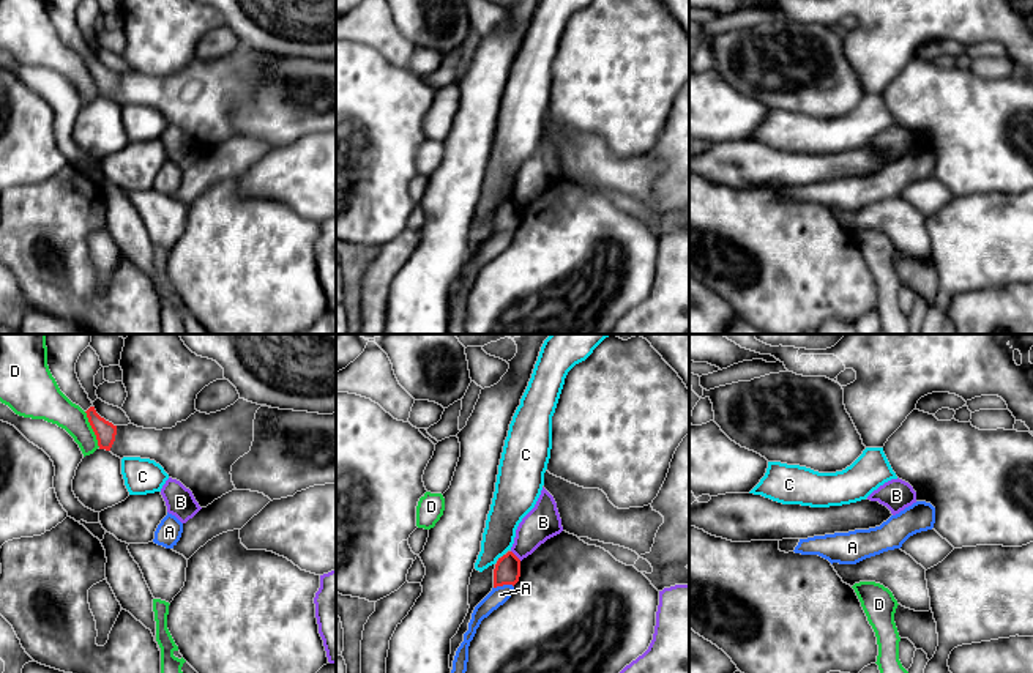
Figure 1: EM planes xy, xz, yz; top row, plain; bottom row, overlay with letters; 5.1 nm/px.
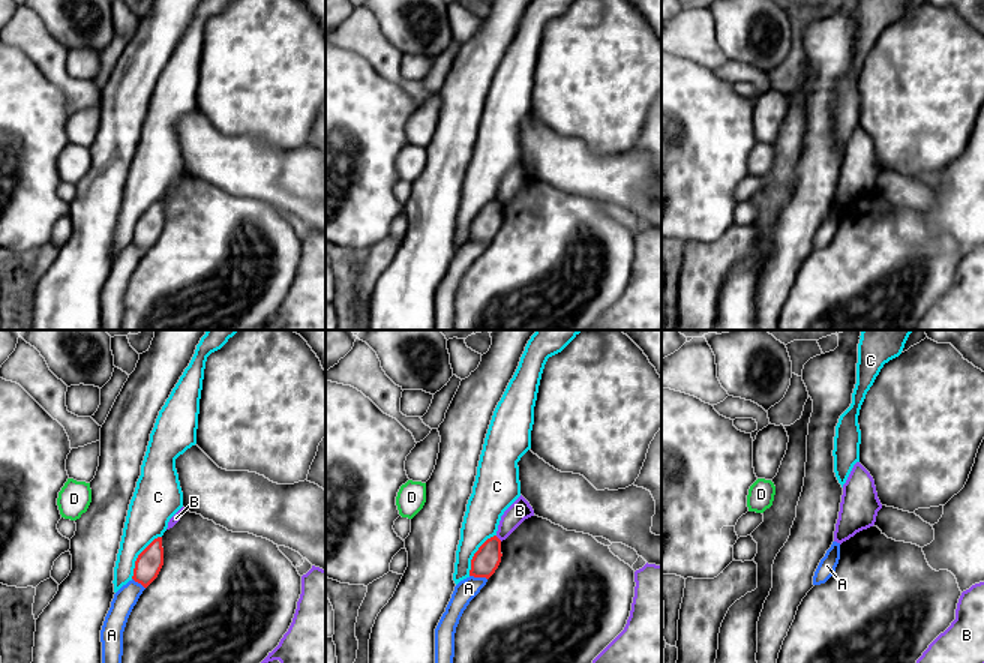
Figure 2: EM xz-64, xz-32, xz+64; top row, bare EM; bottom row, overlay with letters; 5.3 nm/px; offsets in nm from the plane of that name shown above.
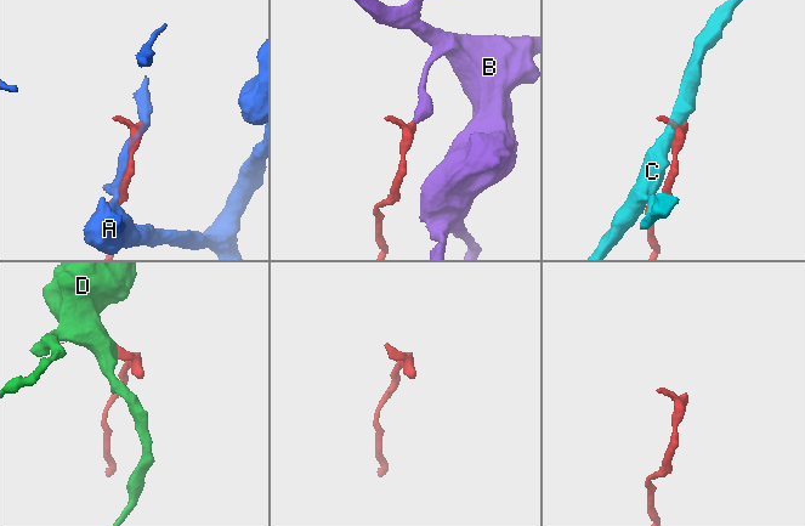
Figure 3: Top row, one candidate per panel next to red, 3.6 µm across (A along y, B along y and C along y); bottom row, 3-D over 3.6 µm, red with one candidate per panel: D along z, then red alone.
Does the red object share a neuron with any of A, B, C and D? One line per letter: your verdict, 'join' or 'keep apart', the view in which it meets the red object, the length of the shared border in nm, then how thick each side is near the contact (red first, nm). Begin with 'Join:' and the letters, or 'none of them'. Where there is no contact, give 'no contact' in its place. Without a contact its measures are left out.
Join: none of them
A: keep apart; meets red in xz; contact 110 nm long; 130 nm thick on the red side, 90 nm on the other
B: keep apart; meets red in xz; contact 80 nm long; 130 nm thick on the red side, 180 nm on the other
C: keep apart; no contact
D: keep apart; meets red in xy; contact 200 nm long; 110 nm thick on the red side, 170 nm on the other

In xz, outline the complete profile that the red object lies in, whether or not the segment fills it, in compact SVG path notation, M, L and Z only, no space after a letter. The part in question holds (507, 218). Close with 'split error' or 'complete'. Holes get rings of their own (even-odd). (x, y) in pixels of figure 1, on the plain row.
M508 199L502 205L498 205L495 216L494 216L494 235L503 232L516 232L520 224L520 206L513 200Z; complete

